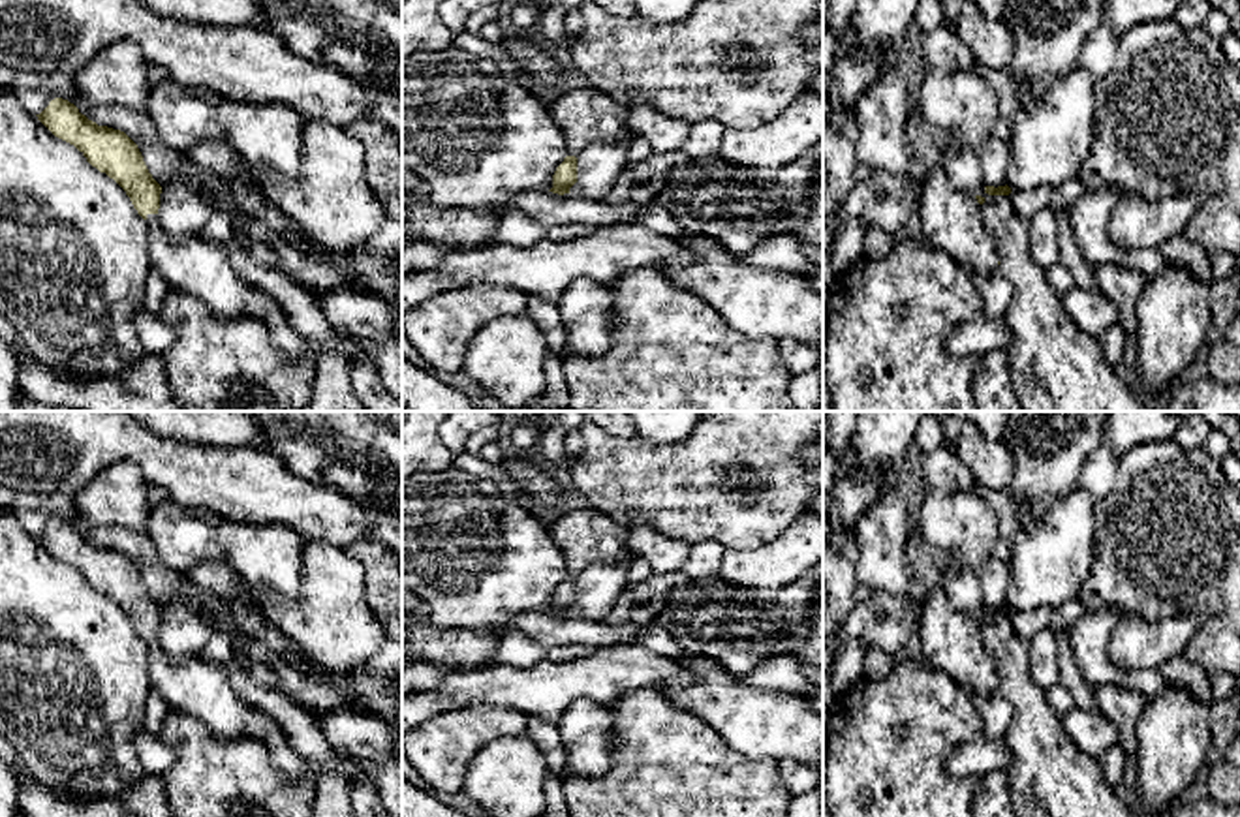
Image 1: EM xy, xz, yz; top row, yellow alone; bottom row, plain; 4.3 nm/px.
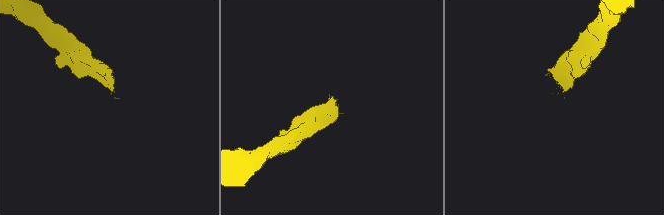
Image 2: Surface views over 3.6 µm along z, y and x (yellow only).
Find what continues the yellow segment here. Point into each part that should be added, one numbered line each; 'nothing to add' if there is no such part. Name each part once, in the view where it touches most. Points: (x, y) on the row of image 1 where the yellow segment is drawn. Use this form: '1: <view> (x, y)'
1: xy (200, 267)

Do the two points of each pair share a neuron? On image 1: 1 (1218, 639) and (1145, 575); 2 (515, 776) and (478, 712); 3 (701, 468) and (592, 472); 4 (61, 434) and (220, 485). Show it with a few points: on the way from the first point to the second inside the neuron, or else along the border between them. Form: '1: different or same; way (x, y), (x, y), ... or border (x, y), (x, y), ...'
1: same; way (1216, 616), (1175, 575), (1167, 575)
2: different; border (523, 735), (491, 740), (472, 759), (466, 774)
3: same; way (675, 474), (619, 474)
4: same; way (100, 436), (130, 440), (181, 468)

